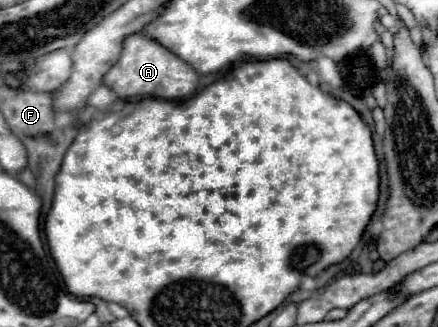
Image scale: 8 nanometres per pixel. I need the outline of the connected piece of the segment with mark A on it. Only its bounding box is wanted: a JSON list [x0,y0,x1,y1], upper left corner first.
[102,32,198,100]

